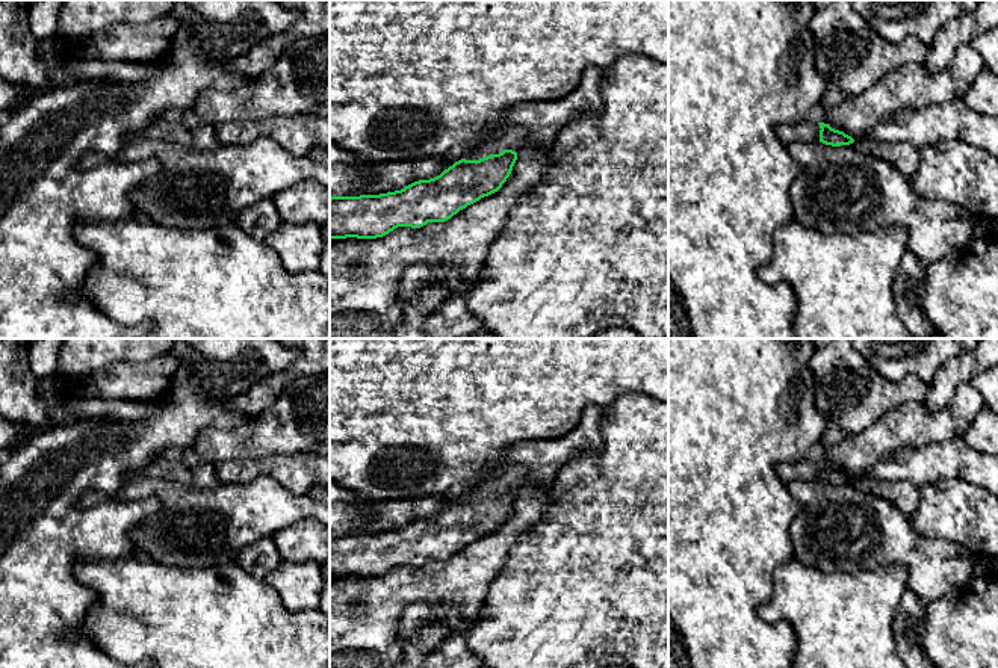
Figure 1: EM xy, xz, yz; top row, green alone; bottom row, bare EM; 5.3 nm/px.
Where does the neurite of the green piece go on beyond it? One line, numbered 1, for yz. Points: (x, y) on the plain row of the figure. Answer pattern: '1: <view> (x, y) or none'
1: yz (808, 469)

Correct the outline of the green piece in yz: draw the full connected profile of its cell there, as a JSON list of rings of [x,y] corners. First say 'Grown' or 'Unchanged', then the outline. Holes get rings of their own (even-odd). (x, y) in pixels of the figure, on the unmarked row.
Grown. [[[809,455],[797,462],[779,462],[776,465],[776,473],[785,484],[795,479],[823,481],[832,485],[850,484],[854,481],[851,475],[832,467],[829,462],[818,461],[815,455]]]

